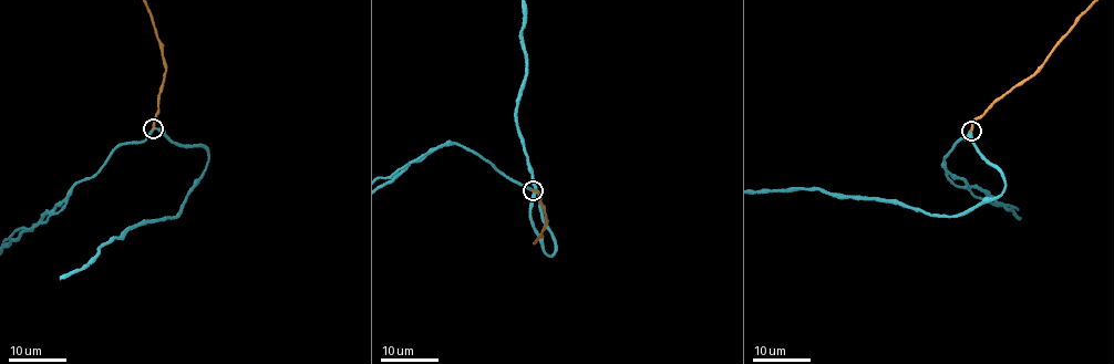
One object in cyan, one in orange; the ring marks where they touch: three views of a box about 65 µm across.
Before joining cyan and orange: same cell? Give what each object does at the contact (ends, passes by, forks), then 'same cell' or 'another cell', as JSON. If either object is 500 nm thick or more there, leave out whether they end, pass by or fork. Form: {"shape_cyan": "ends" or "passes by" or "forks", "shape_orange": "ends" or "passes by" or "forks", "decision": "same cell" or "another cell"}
{"shape_cyan": "passes by", "shape_orange": "ends", "decision": "same cell"}

